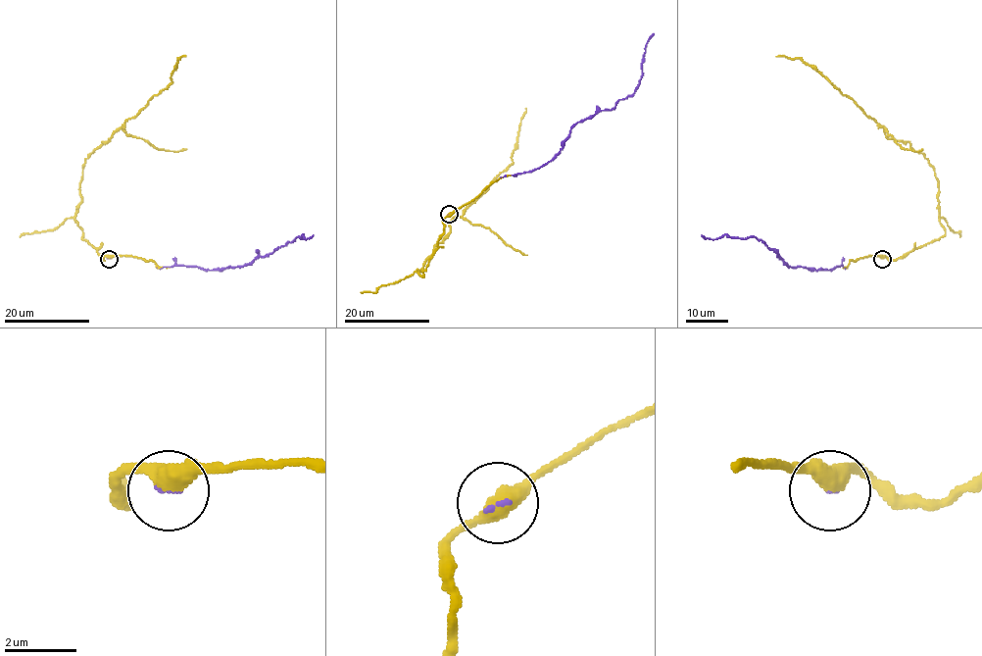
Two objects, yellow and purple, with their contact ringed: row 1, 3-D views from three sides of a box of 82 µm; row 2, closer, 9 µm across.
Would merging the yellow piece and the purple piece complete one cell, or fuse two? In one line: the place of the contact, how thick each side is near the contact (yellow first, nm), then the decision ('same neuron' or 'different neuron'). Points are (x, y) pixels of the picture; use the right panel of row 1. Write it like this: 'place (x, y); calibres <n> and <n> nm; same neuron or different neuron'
place (882, 259); calibres 460 and 90 nm; same neuron

